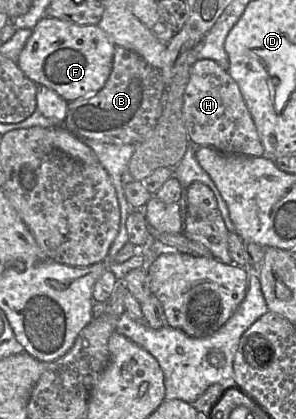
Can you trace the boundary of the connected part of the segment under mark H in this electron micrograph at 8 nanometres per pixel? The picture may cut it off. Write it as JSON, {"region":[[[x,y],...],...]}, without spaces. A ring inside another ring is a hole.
{"region":[[[199,59],[192,65],[184,93],[183,114],[191,144],[214,148],[225,154],[265,155],[238,85],[214,60]]]}

